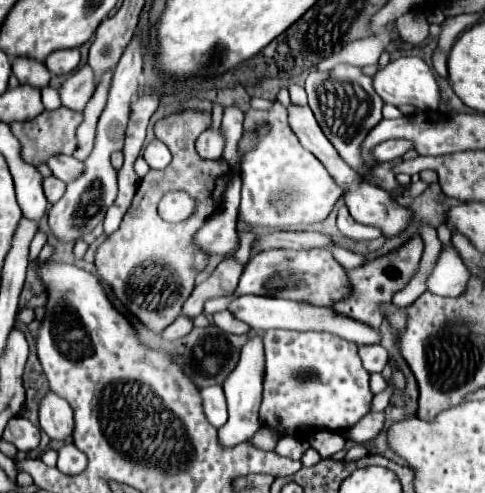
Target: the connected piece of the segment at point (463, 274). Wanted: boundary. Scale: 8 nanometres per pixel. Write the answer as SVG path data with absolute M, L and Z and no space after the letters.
M453 244L443 246L441 254L427 276L427 290L437 296L457 296L465 290L469 270L465 268Z

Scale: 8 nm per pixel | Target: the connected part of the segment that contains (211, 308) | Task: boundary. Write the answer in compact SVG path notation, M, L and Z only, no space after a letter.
M227 296L211 298L211 300L207 300L207 302L205 302L205 312L215 314L215 312L219 312L219 310L225 310L225 308L227 308L227 304L229 304L229 298L227 298Z

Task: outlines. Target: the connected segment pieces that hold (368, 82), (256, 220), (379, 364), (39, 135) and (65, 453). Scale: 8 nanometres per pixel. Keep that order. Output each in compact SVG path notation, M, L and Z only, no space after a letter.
M341 64L335 66L329 72L317 72L313 70L307 76L305 82L305 92L309 96L309 108L313 110L323 134L329 138L329 142L337 148L339 156L353 168L357 170L363 178L371 178L373 172L365 166L365 160L361 156L361 144L365 136L381 122L381 108L383 100L373 88L373 80L357 66Z
M279 102L269 112L249 110L245 114L245 130L253 132L257 126L267 126L269 132L241 160L243 190L239 218L249 226L293 226L325 220L341 198L341 188L333 182L325 166L299 144L287 124L287 110Z
M367 344L367 346L359 346L359 358L363 362L363 368L373 374L373 372L381 372L387 364L387 350L379 344Z
M57 108L53 112L43 112L33 120L27 122L13 122L9 124L15 138L21 142L21 158L33 166L39 166L45 162L45 158L49 158L49 154L73 154L73 150L77 148L77 140L75 140L75 130L77 126L83 122L83 114L81 112L73 112L69 108Z
M65 444L63 448L59 448L57 468L63 474L79 474L85 470L85 466L87 466L87 456L75 444Z

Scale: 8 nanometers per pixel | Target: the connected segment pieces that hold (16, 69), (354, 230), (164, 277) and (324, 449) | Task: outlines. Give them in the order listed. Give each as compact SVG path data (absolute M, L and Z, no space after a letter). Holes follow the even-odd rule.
M17 56L17 58L13 58L11 64L13 64L13 74L19 78L21 84L29 84L29 86L37 86L37 88L49 86L51 72L47 70L45 62L35 60L35 58Z
M339 206L337 228L345 238L351 238L351 240L375 240L375 238L383 236L383 232L375 226L363 226L359 222L353 222L347 206Z
M181 112L167 116L155 124L155 136L165 142L173 154L165 172L149 170L139 182L133 206L127 210L117 232L107 236L95 252L95 268L101 282L107 282L115 298L137 316L137 320L151 332L165 330L181 314L181 306L191 296L195 276L205 268L207 254L191 244L193 234L219 208L231 168L225 160L203 160L195 152L195 140L203 132L203 114ZM181 190L195 200L193 214L177 224L161 220L157 202L163 194Z
M317 430L309 436L311 448L315 448L323 458L331 458L335 452L343 450L347 446L345 438L341 434L333 434L331 430Z

